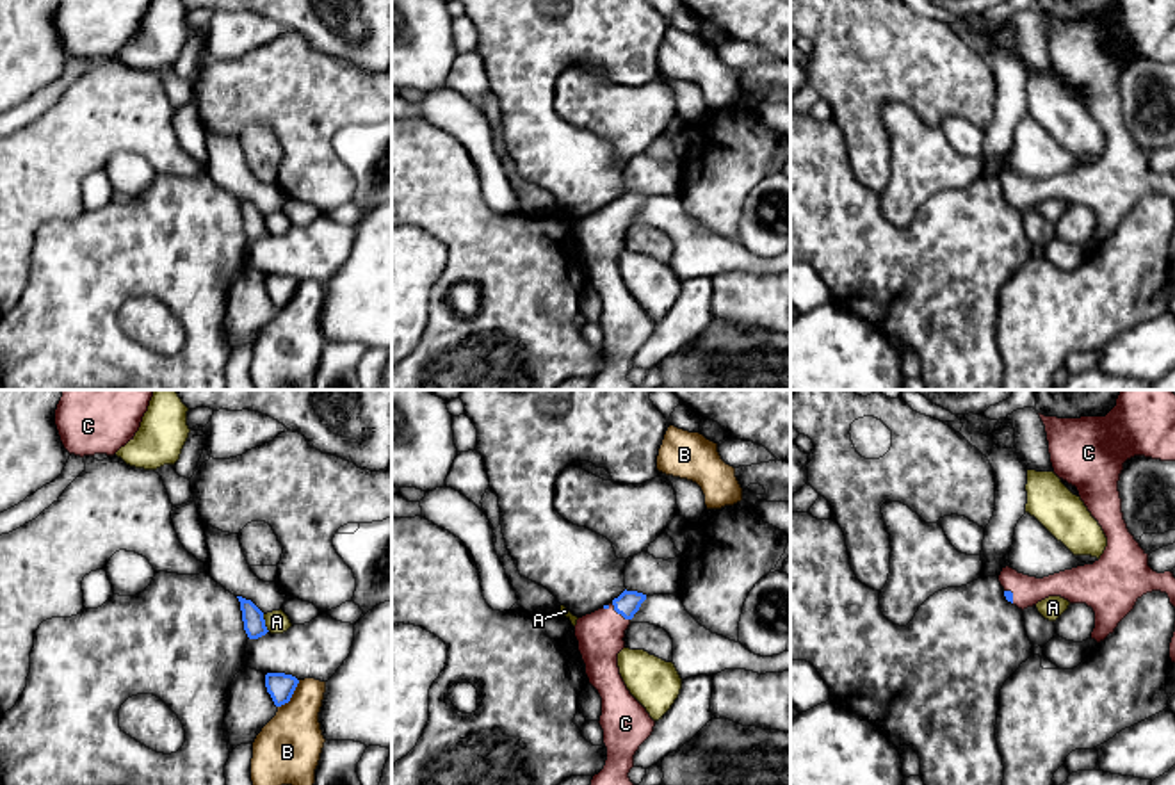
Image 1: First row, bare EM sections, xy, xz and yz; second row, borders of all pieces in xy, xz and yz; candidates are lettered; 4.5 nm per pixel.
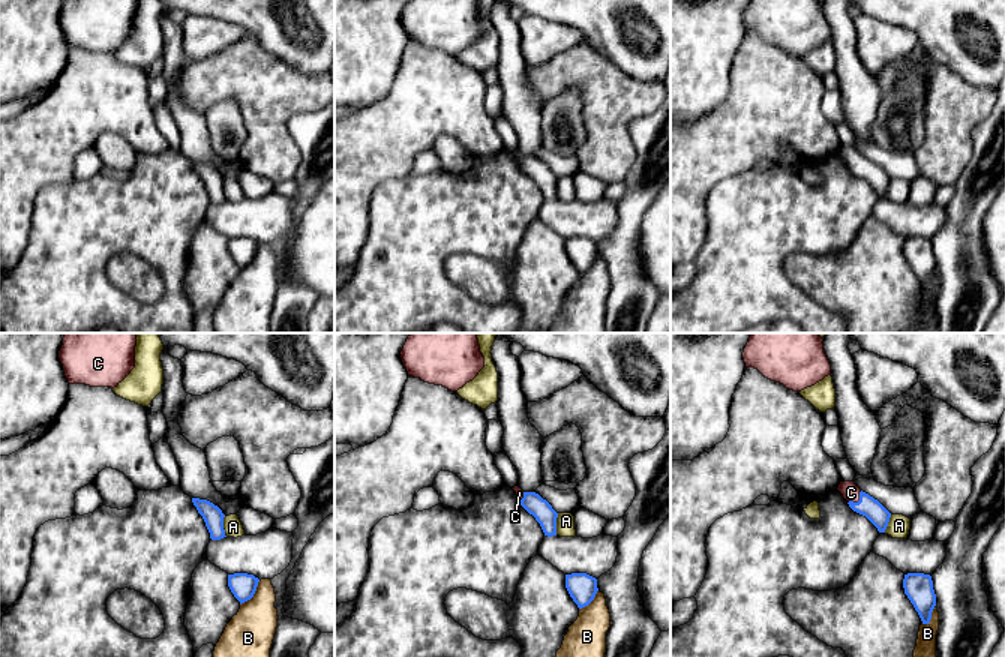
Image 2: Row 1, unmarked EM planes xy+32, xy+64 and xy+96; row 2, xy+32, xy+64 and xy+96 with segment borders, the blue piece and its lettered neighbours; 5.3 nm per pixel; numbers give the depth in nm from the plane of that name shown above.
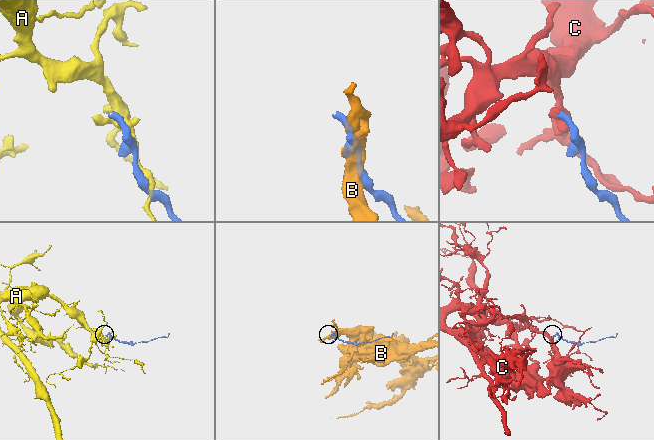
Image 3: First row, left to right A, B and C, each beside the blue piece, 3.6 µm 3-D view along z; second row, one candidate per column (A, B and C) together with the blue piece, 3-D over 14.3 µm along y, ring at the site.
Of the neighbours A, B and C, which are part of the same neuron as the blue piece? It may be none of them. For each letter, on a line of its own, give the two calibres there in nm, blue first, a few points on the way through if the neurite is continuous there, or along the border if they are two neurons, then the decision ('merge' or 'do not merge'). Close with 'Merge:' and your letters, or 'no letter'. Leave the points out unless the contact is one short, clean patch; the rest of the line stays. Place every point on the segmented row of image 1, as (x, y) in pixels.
A: calibres 100 and 110 nm; do not merge
B: calibres 120 and 300 nm; do not merge
C: calibres 110 and 220 nm; way xz (627, 604), (615, 609), (615, 618), (600, 634); merge
Merge: C

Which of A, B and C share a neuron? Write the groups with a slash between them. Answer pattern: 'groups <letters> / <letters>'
groups A / B / C

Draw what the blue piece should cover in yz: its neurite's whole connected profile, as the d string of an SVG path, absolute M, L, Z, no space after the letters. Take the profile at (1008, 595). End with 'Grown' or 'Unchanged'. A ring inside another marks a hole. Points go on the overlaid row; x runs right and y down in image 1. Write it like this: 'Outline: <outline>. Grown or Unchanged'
Outline: M1120 390L1116 406L1106 417L1058 418L1038 415L1045 425L1054 473L1077 488L1081 500L1102 527L1107 546L1093 564L1043 579L1006 566L999 582L1004 587L1006 600L1022 611L1049 596L1061 596L1070 603L1086 603L1095 612L1091 639L1100 643L1114 632L1147 593L1166 593L1175 607L1175 577L1171 571L1157 573L1148 566L1148 554L1127 529L1118 491L1120 473L1127 459L1145 456L1175 461L1175 393L1171 390Z. Grown

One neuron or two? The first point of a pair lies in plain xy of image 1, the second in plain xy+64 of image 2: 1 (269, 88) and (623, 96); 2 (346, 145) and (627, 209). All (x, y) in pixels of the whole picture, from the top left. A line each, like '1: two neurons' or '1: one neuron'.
1: one neuron
2: one neuron

